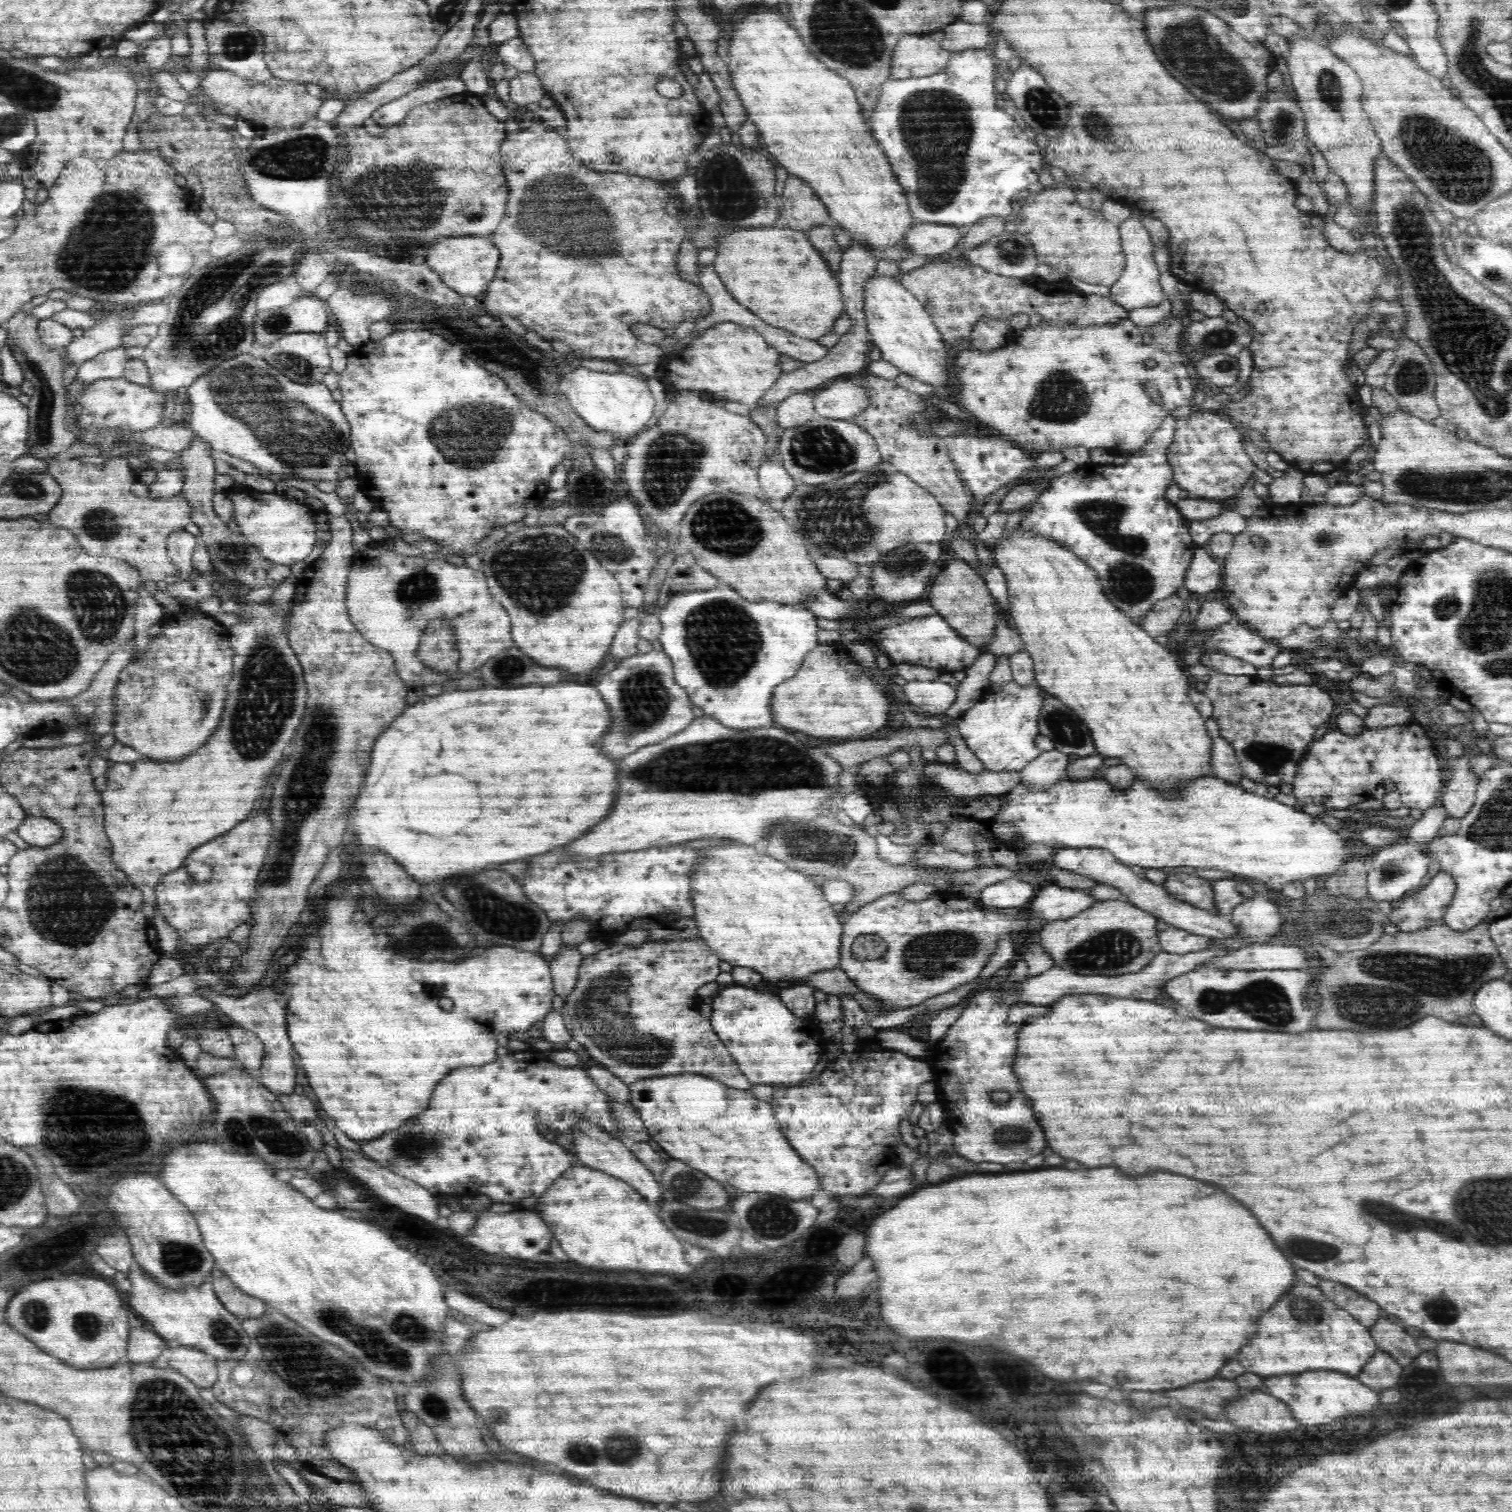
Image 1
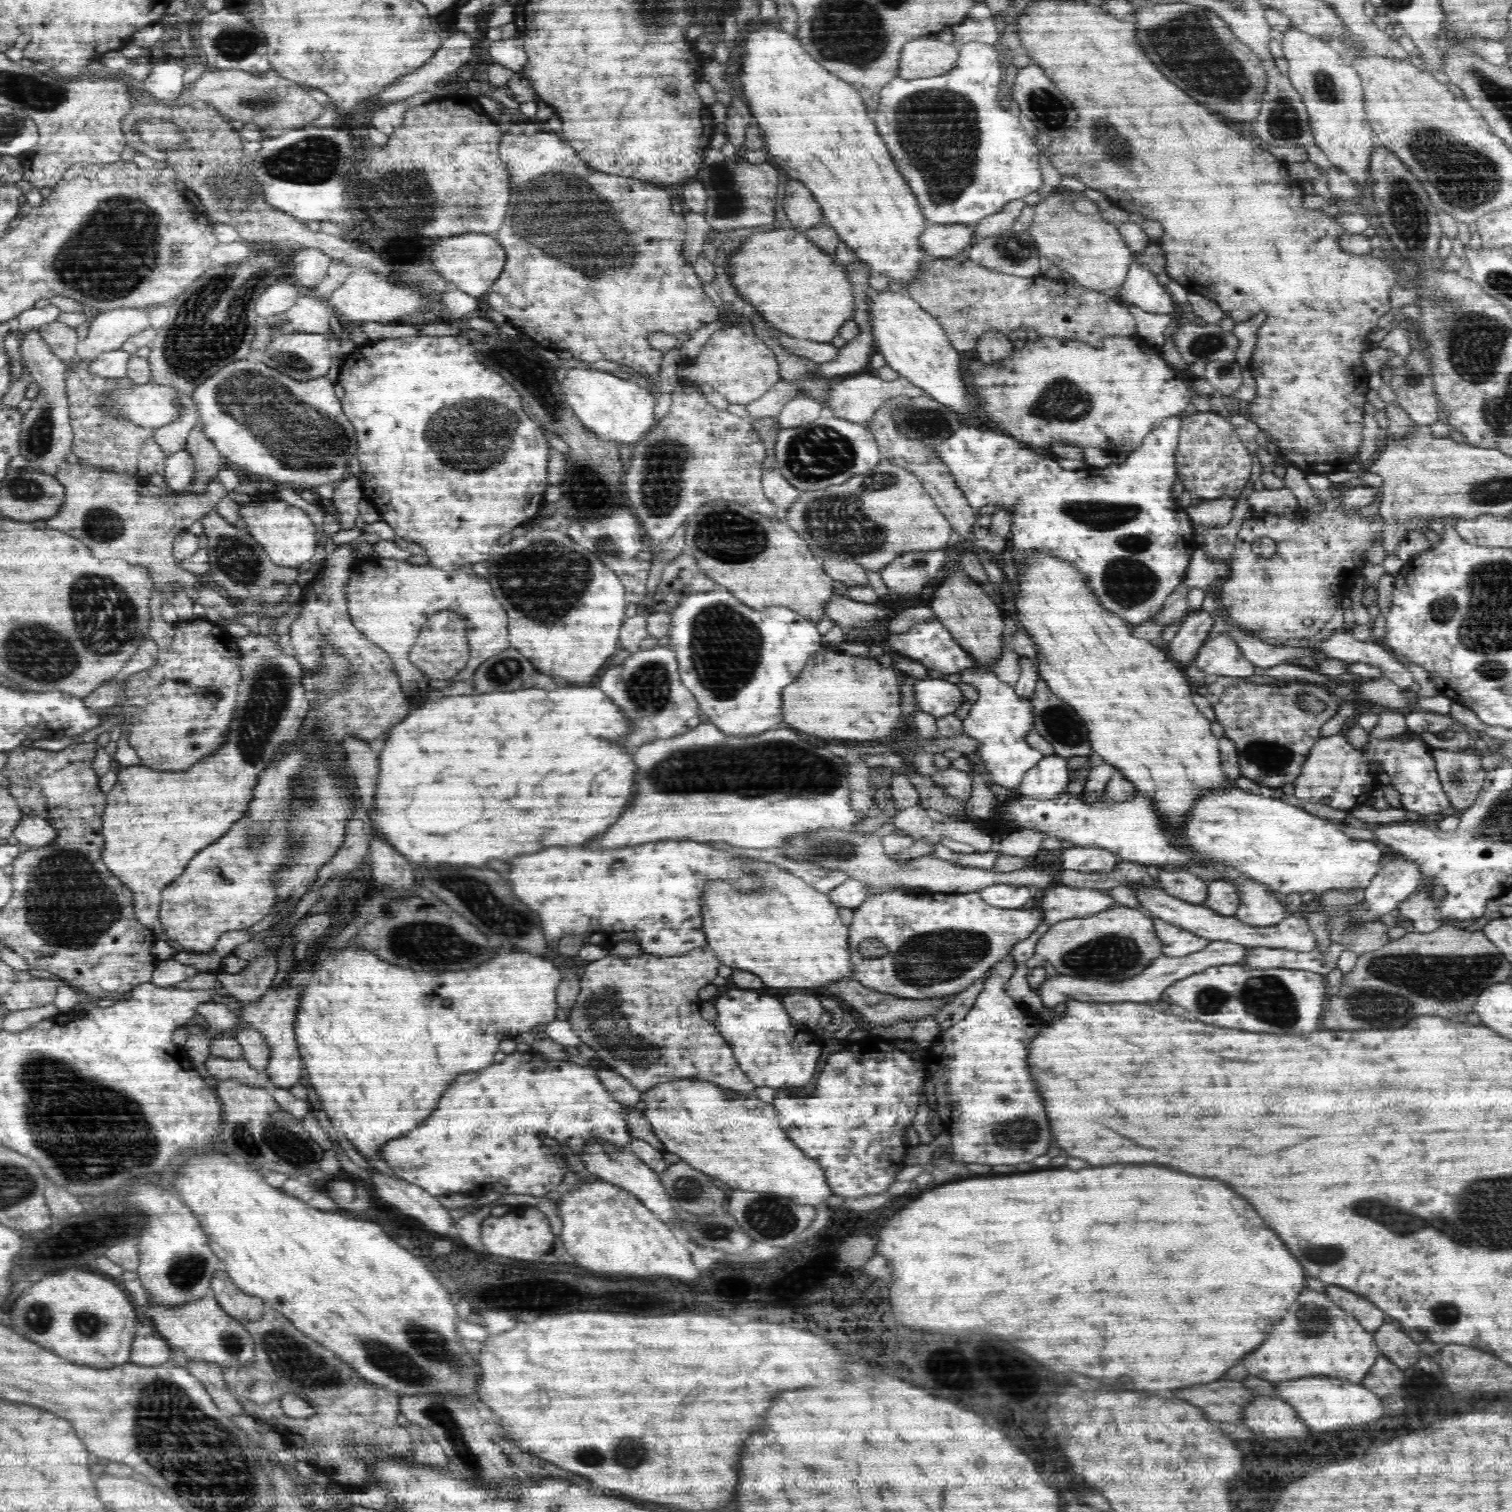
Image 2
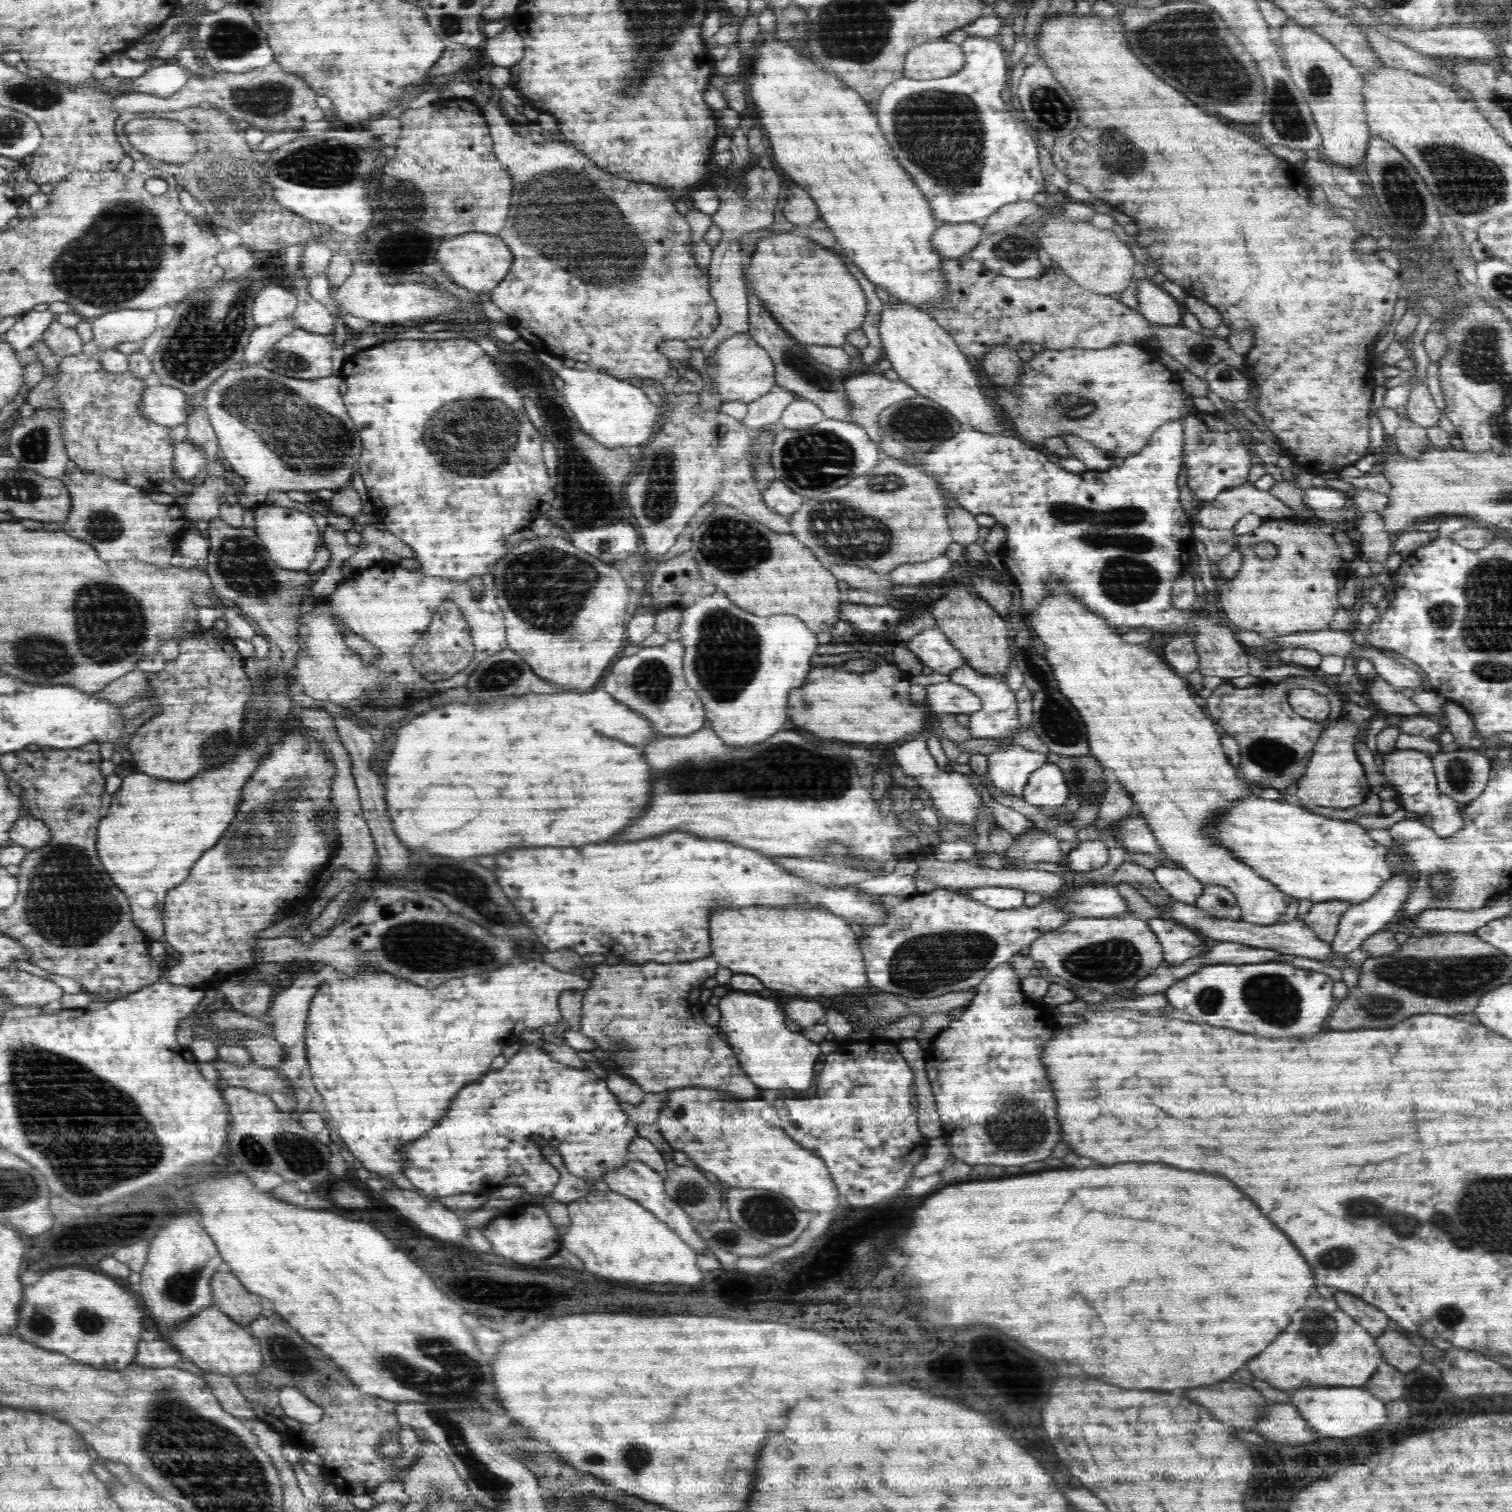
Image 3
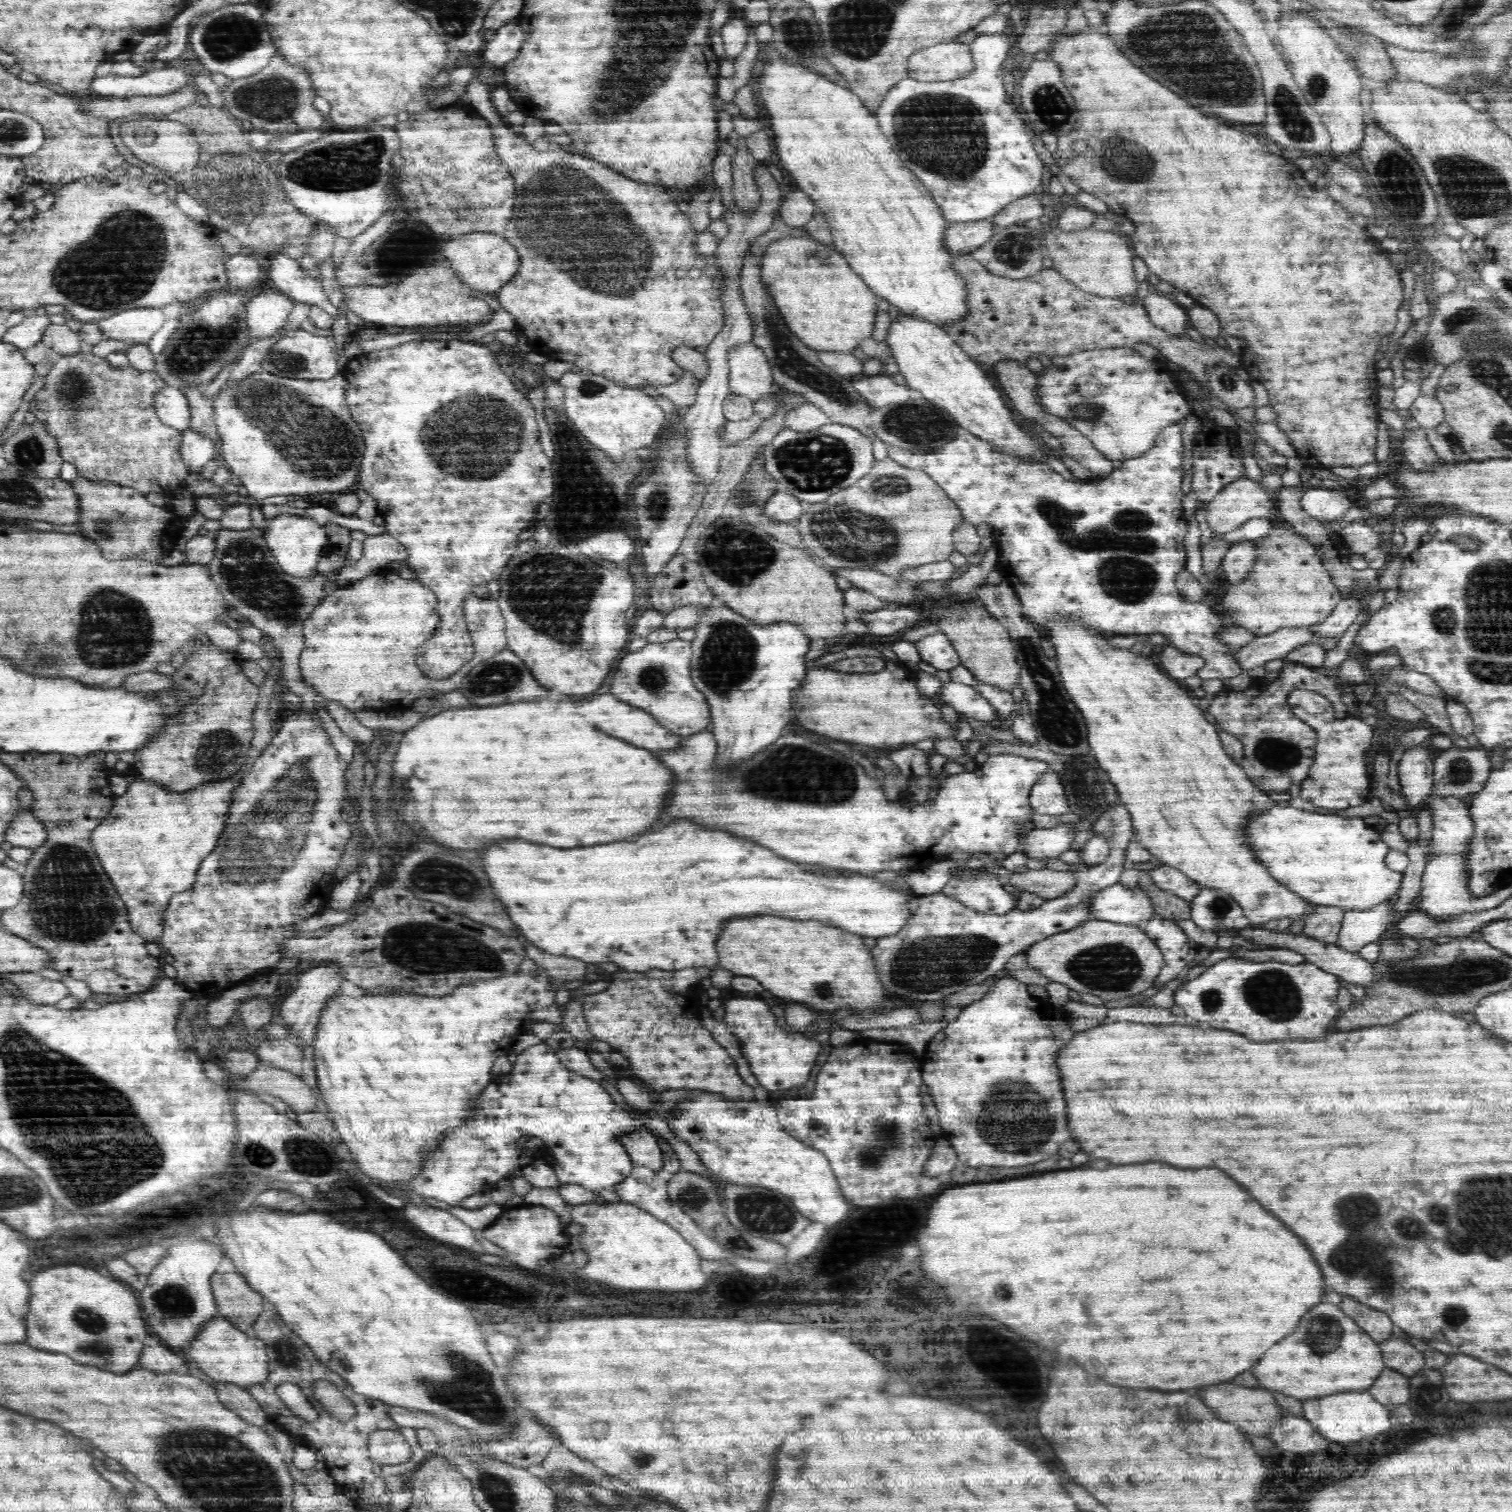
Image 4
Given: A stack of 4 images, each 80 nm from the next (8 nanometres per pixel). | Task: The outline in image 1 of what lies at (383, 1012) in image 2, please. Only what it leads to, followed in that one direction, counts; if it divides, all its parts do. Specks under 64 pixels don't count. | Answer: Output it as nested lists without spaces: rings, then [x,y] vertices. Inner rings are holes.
[[[352,884],[350,890],[342,896],[342,898],[332,898],[326,906],[326,914],[322,918],[322,926],[318,926],[312,936],[306,938],[306,944],[302,948],[300,960],[288,968],[284,980],[288,984],[292,984],[292,992],[290,992],[290,1004],[286,1010],[286,1022],[288,1022],[287,1032],[290,1034],[290,1040],[294,1044],[294,1050],[298,1052],[301,1063],[304,1064],[303,1069],[308,1076],[308,1082],[312,1086],[312,1090],[318,1096],[321,1110],[326,1116],[331,1126],[338,1126],[342,1132],[346,1132],[354,1142],[368,1142],[370,1138],[380,1138],[382,1134],[396,1130],[398,1126],[402,1126],[402,1122],[418,1116],[422,1110],[426,1110],[426,1102],[430,1102],[430,1094],[434,1092],[434,1086],[446,1078],[446,1074],[450,1070],[454,1070],[454,1066],[484,1066],[489,1062],[497,1060],[496,1054],[499,1043],[496,1041],[496,1034],[499,1032],[508,1032],[510,1036],[523,1036],[535,1022],[544,1020],[548,1016],[548,1012],[553,1010],[552,998],[554,998],[555,990],[553,989],[552,971],[550,971],[550,962],[548,958],[530,952],[524,952],[510,946],[490,946],[486,954],[482,956],[474,956],[470,960],[462,960],[458,964],[451,962],[412,962],[408,958],[396,956],[392,954],[386,946],[390,944],[390,940],[384,934],[378,934],[374,930],[372,924],[352,924],[354,912],[360,910],[360,892],[358,886]],[[440,998],[450,998],[454,1006],[454,1010],[442,1010],[438,1006]]]

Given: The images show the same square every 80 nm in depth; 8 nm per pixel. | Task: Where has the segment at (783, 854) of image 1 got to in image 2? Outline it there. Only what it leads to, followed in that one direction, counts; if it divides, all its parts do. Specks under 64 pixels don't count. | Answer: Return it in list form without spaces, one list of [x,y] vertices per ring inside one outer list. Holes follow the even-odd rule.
[[[894,817],[888,818],[886,822],[882,824],[875,832],[871,834],[854,832],[846,833],[838,829],[823,829],[822,831],[817,831],[816,833],[807,833],[806,835],[801,835],[794,839],[789,839],[789,842],[782,846],[782,852],[784,856],[797,860],[812,862],[814,864],[819,864],[825,868],[832,870],[842,870],[850,878],[856,879],[860,882],[869,884],[870,895],[875,895],[881,892],[886,892],[890,890],[897,890],[898,887],[906,887],[908,889],[921,887],[928,889],[930,892],[945,892],[945,893],[968,893],[979,891],[982,888],[992,886],[992,884],[1012,884],[1014,886],[1030,886],[1034,891],[1038,889],[1055,888],[1059,887],[1055,874],[1049,871],[1038,871],[1034,868],[1015,870],[1014,872],[998,872],[992,870],[984,869],[974,869],[970,866],[960,866],[946,860],[938,859],[934,854],[919,856],[918,858],[912,859],[908,864],[900,864],[900,862],[895,862],[889,859],[888,855],[884,853],[884,847],[882,846],[882,838],[896,830],[894,826]]]

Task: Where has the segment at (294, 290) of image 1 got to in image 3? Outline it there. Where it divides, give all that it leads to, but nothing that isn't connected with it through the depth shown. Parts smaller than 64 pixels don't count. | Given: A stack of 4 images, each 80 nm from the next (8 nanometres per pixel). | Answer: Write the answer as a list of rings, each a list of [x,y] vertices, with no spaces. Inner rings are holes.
[[[272,284],[260,290],[253,306],[256,327],[271,326],[278,320],[286,319],[298,307],[297,296],[290,288]]]

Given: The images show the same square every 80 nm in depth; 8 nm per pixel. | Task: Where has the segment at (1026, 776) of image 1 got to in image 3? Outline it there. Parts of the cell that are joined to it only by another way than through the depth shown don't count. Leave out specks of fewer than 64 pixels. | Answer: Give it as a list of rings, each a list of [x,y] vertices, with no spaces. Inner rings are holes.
[[[1053,762],[1033,772],[1027,783],[1023,799],[1035,807],[1058,807],[1066,803],[1069,794],[1062,768]]]

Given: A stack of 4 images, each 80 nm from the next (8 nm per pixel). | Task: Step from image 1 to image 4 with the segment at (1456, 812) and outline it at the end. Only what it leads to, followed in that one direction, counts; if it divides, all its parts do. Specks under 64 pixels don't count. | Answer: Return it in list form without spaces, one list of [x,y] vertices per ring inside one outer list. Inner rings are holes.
[[[1452,744],[1449,749],[1438,752],[1433,762],[1434,789],[1433,796],[1444,798],[1456,796],[1469,800],[1474,794],[1478,794],[1486,786],[1489,775],[1494,766],[1490,762],[1492,749],[1468,749],[1456,747]]]

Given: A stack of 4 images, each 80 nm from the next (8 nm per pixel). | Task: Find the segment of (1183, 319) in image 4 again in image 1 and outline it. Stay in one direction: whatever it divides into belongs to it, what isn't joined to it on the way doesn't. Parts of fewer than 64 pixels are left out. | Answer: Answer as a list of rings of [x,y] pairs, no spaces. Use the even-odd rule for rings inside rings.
[[[1134,210],[1134,214],[1128,217],[1128,220],[1119,224],[1119,233],[1121,236],[1121,245],[1123,253],[1126,255],[1126,266],[1120,275],[1120,278],[1114,282],[1111,288],[1110,298],[1119,306],[1127,311],[1134,308],[1158,307],[1165,300],[1165,292],[1160,286],[1160,272],[1156,268],[1156,262],[1152,262],[1152,242],[1150,234],[1144,230],[1144,225],[1140,222],[1142,212]]]

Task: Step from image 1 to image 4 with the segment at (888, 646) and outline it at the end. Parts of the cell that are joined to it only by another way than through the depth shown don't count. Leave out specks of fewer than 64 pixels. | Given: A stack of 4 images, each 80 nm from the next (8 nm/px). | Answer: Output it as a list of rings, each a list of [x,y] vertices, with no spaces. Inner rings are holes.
[[[941,630],[920,638],[918,642],[914,642],[914,646],[918,649],[921,660],[937,670],[951,671],[961,665],[957,650]]]

